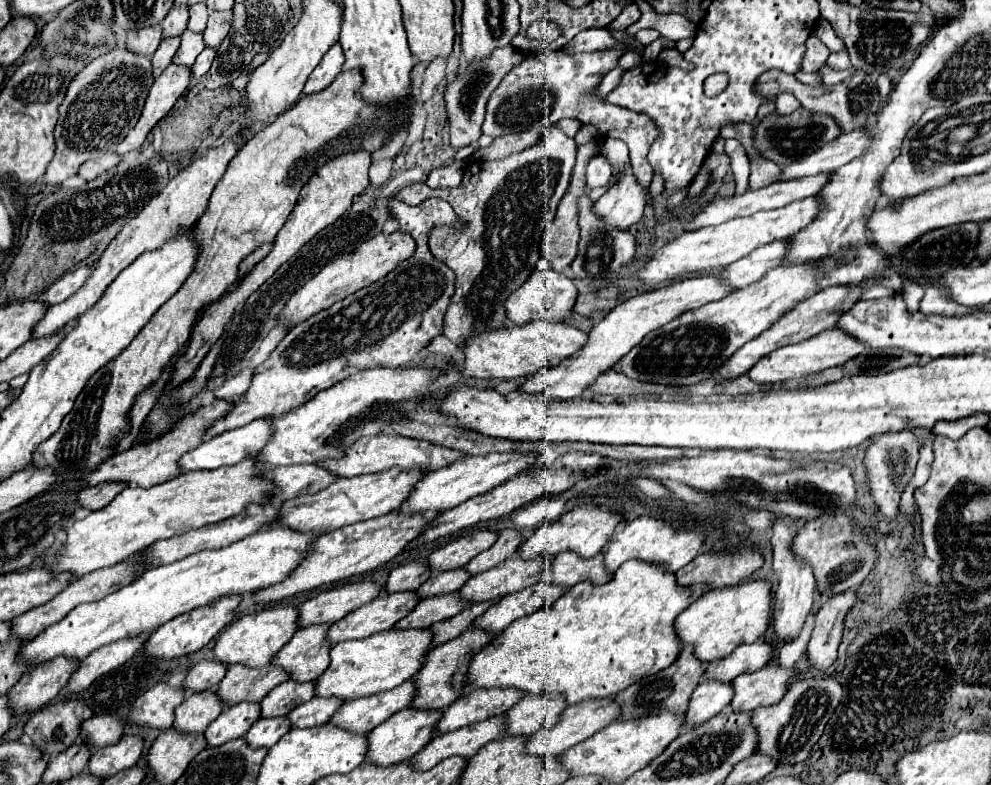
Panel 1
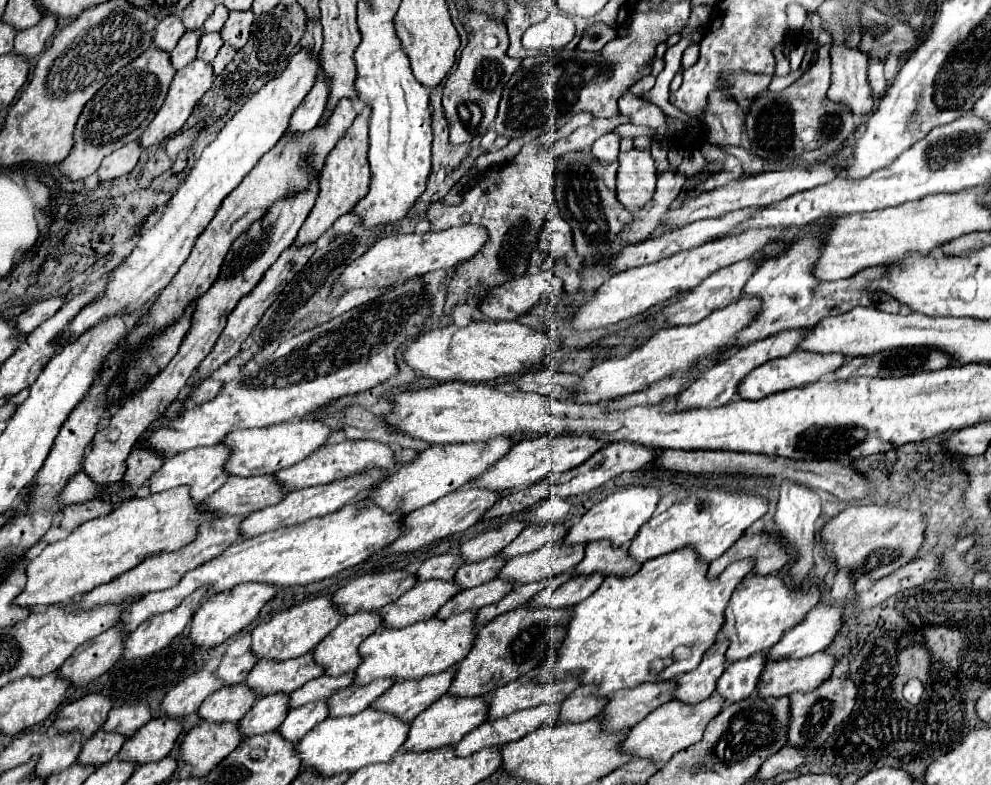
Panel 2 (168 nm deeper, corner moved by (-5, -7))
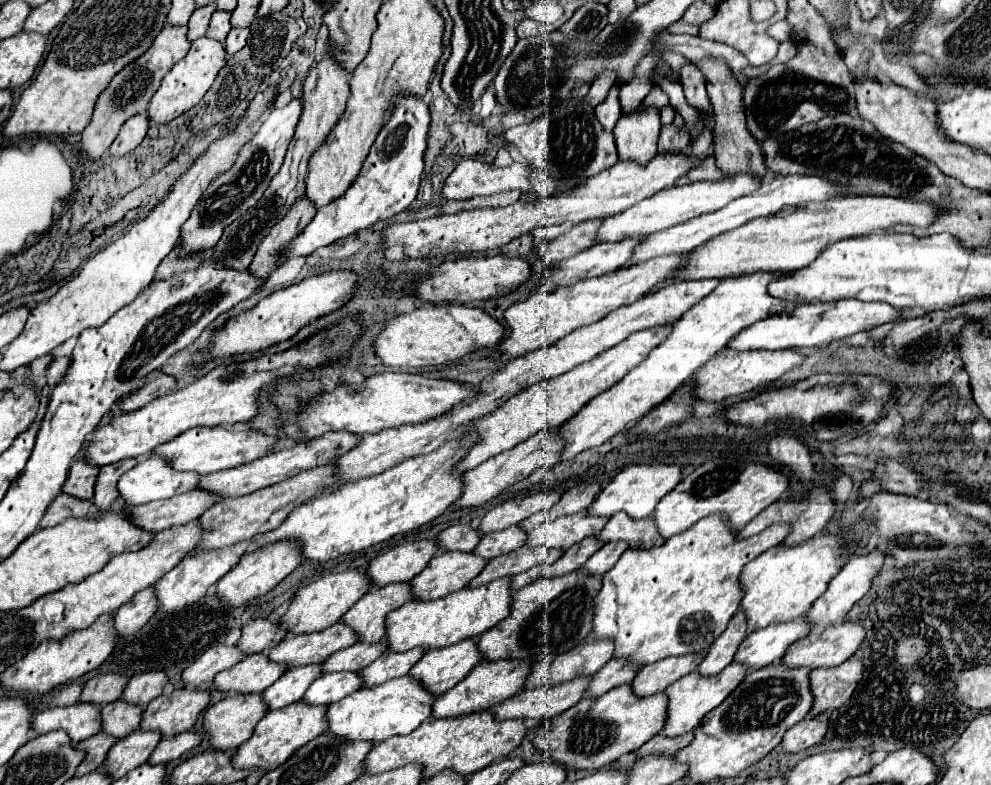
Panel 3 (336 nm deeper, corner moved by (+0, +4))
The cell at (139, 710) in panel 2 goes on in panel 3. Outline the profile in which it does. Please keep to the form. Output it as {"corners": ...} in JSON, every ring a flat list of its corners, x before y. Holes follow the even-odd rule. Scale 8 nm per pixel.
{"corners":[[148,671,148,673,136,675,126,685,120,699,130,705,140,705,144,709,144,705,148,705,148,701,156,699,162,693,162,687,166,685,166,681,168,679,162,671]]}

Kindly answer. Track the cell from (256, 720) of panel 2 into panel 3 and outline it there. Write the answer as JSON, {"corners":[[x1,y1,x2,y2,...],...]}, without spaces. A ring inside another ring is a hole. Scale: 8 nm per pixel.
{"corners":[[306,665,306,667,288,669,276,683,272,683,268,689,264,689,260,693,262,701,266,703,268,711,292,705,302,699,308,685,318,677,320,677,320,665]]}

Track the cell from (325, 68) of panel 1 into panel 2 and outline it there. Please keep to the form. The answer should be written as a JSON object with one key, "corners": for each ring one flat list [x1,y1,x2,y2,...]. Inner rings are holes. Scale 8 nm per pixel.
{"corners":[[317,78,311,92,305,96,305,100,293,112,287,132,289,134,305,134,305,132,313,130,325,112,327,94,329,94,329,84,325,84,325,80]]}

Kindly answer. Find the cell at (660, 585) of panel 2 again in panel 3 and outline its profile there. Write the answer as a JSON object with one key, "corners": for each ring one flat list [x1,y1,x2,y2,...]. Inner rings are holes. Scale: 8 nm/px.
{"corners":[[704,517,684,533,666,539,660,547,628,549,618,563,602,575,602,587,594,601,592,637,614,641,614,659,624,659,630,665,656,663,670,655,688,655,708,649,710,643,726,629,728,619,738,609,742,591,738,587,740,571,760,553,782,543,788,535,788,525,772,525,758,535,736,541,736,533,728,531,724,517]]}

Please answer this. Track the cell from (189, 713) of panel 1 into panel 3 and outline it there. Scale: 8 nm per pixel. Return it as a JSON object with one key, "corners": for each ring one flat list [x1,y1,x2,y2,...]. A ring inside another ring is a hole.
{"corners":[[256,653,244,657,232,669,214,677,212,687,222,693,232,693,232,691,240,695,260,693,266,687,270,687,284,671,286,671,284,665,276,665,268,661,264,653]]}

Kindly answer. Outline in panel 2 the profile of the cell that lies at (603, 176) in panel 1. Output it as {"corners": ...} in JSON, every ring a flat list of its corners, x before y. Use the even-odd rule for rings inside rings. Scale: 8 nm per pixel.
{"corners":[[613,130,597,138,593,144,593,156,601,162,615,162,619,156,619,134]]}

